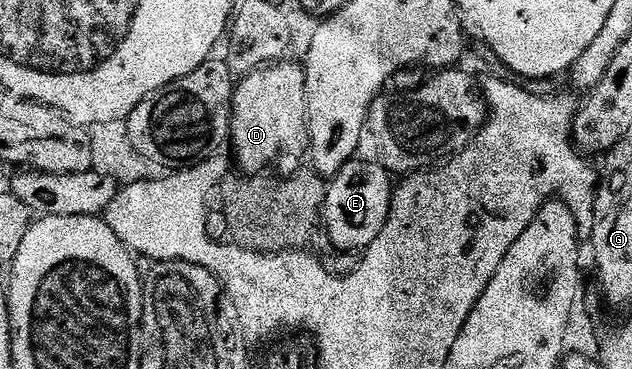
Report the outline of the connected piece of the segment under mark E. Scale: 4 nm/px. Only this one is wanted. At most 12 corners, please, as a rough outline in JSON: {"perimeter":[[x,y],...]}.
{"perimeter":[[357,157],[327,184],[323,230],[337,252],[382,233],[394,179]]}

